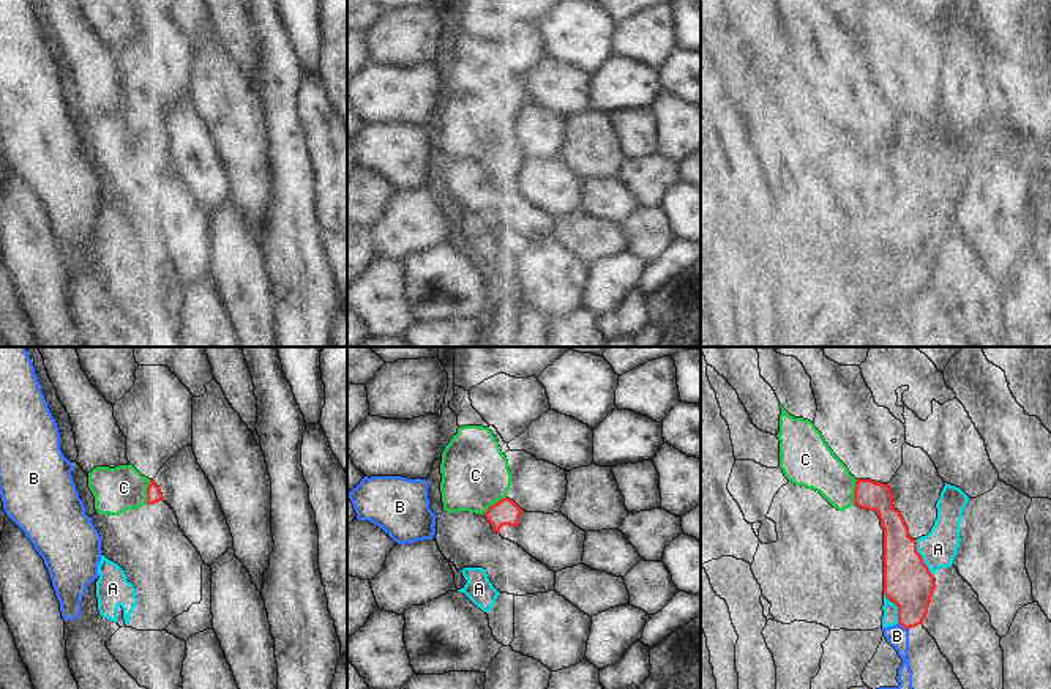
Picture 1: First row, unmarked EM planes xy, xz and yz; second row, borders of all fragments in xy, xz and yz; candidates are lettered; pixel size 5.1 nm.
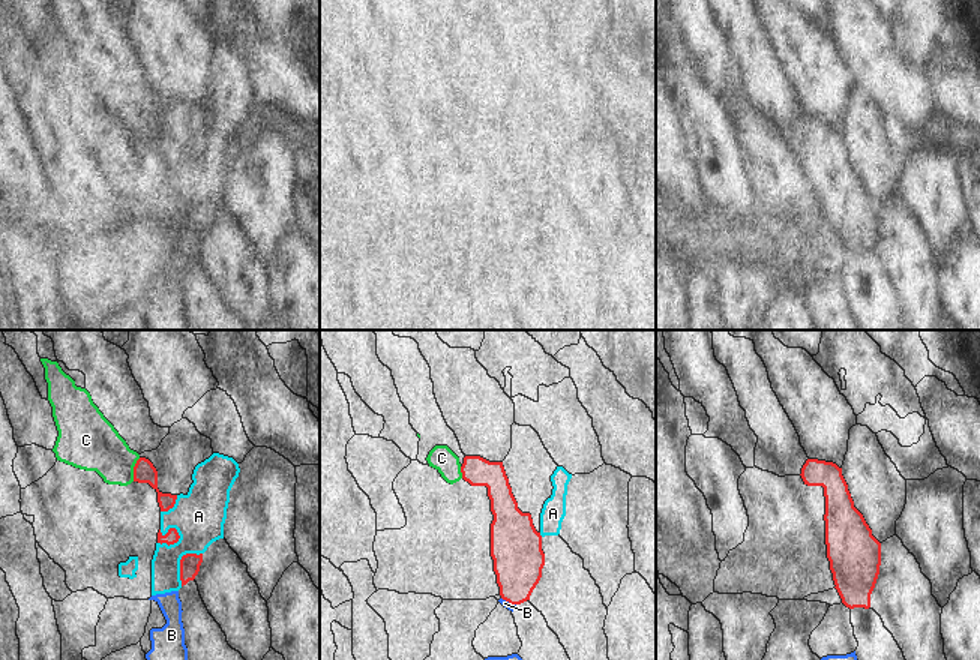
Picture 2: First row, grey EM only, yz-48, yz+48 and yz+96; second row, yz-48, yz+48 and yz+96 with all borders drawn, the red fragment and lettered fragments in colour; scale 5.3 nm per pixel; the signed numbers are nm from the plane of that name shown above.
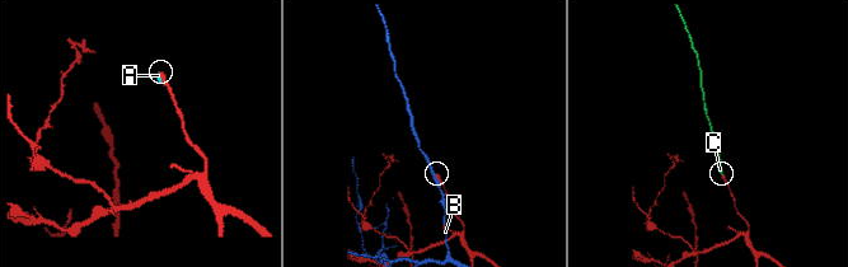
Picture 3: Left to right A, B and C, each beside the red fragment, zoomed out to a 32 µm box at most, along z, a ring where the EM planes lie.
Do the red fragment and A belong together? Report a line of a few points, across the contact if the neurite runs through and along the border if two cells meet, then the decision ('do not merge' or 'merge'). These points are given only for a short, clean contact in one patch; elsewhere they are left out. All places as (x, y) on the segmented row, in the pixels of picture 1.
do not merge

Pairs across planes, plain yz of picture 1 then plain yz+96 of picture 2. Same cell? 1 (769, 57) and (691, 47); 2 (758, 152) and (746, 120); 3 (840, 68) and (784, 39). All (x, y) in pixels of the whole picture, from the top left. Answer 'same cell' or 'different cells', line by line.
1: same cell
2: different cells
3: same cell

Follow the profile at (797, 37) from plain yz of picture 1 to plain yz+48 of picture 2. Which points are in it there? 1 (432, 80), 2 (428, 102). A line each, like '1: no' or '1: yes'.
1: yes
2: yes

